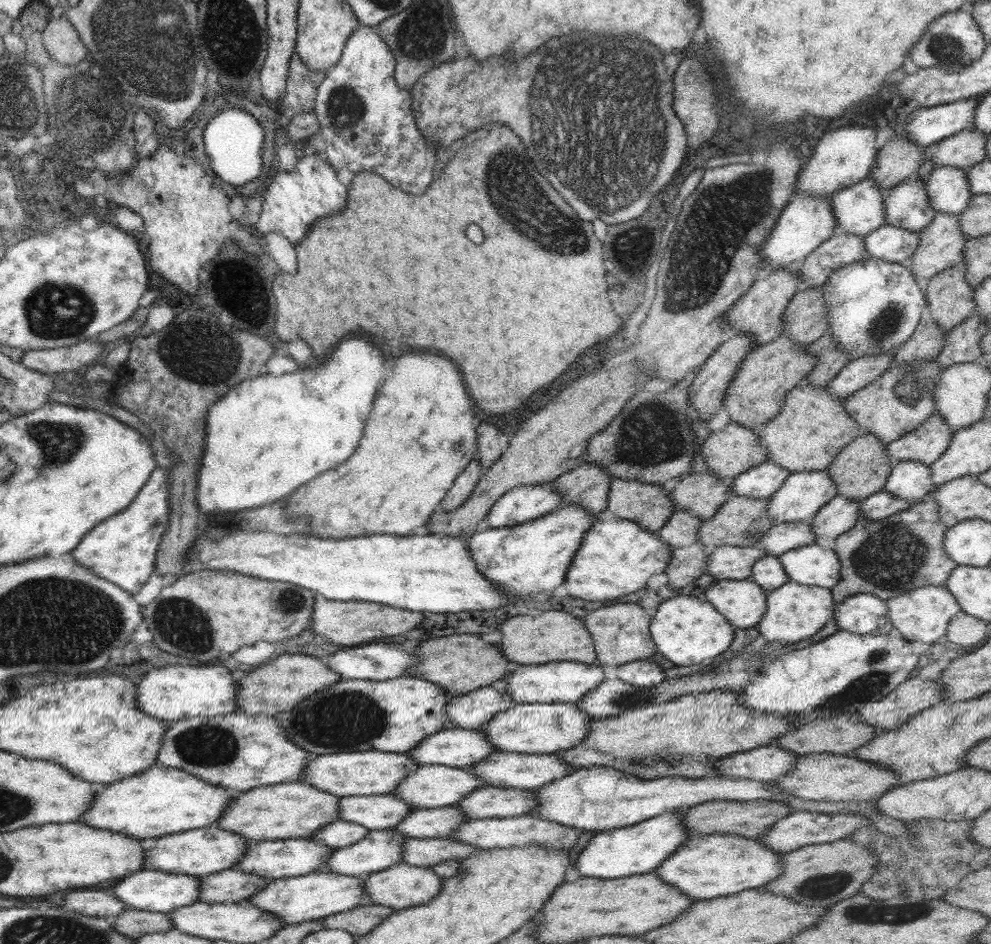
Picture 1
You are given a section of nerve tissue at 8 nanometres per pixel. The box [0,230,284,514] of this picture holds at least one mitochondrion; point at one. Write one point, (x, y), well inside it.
(65, 302)

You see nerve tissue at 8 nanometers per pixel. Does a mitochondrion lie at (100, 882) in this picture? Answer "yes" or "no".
no

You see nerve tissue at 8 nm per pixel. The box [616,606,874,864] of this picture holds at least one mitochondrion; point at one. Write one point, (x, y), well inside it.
(636, 761)

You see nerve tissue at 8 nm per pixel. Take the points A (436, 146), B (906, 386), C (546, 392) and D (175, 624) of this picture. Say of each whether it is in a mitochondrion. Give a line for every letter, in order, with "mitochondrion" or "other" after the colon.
A: other
B: mitochondrion
C: other
D: mitochondrion

